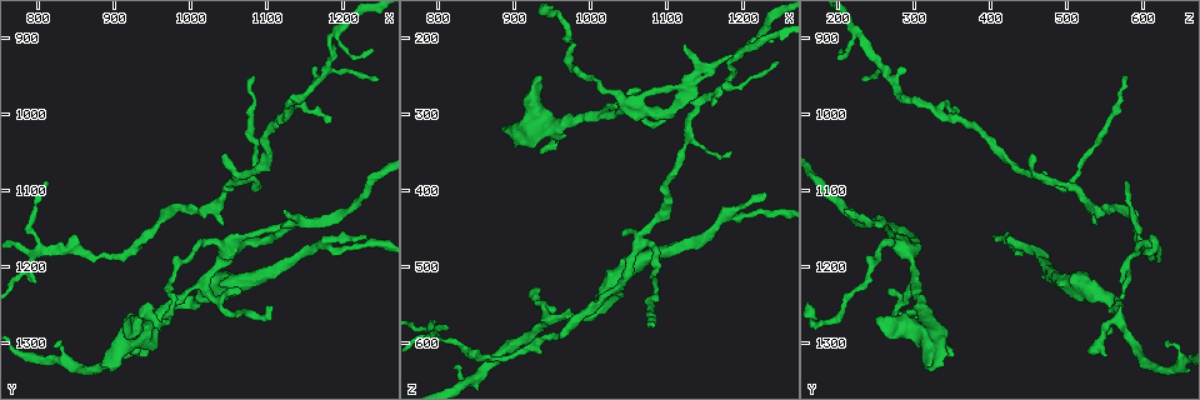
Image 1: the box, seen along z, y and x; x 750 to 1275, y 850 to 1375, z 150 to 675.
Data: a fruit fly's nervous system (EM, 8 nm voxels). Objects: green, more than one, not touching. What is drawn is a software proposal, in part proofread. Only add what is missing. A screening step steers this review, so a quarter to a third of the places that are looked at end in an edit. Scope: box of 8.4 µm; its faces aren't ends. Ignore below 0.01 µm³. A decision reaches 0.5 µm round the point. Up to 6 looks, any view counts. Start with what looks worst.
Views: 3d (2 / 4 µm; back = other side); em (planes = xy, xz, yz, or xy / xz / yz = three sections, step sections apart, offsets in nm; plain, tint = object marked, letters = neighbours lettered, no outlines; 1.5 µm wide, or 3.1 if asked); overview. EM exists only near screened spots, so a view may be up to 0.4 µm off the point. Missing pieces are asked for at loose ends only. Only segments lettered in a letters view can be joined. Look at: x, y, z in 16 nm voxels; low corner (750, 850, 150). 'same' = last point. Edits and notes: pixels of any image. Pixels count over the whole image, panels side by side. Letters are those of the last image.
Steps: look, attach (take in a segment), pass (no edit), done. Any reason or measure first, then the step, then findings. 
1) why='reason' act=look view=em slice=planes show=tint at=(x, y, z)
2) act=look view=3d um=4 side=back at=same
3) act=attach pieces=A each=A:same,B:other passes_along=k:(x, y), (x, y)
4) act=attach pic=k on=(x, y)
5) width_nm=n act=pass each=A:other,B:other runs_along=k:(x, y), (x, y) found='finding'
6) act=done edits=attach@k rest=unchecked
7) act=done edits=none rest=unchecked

why='branch stops here' act=look view=3d um=4 side=back at=(925, 1315, 530)

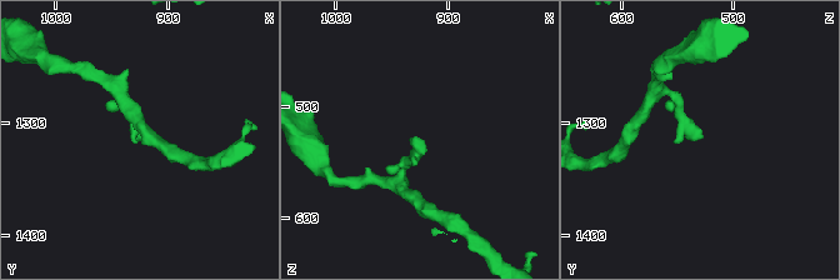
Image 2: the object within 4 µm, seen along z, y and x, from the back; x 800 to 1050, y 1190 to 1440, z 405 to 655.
why='now the EM' act=look view=em slice=planes show=letters at=(924, 1314, 528)

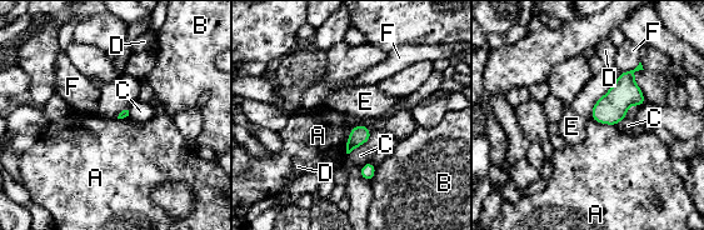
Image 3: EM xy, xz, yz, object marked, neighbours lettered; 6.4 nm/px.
longest_contact=A:220nm act=pass each=A:other,B:other,C:other,D:other,E:other,F:other found='none of them fits'

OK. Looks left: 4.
act=look view=3d um=4 at=(880, 1325, 320)

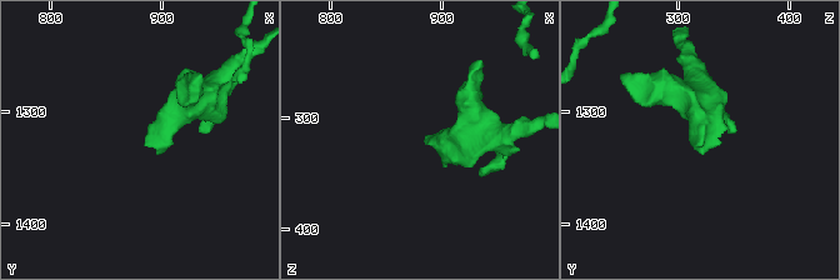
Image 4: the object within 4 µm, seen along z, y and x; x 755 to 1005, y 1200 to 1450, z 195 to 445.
why='now the EM' act=look view=em slice=planes show=letters at=(884, 1328, 324)

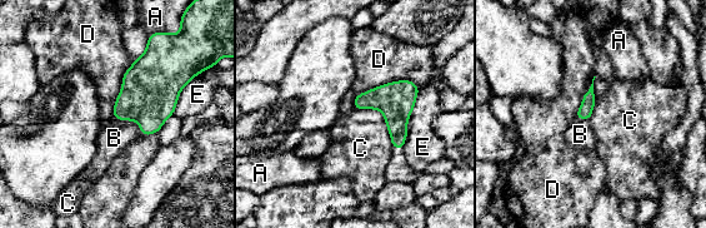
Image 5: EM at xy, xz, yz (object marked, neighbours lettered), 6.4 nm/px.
longest_contact=D:420nm act=attach pieces=B each=A:other,B:same,C:other,D:other,E:other passes_along=5:(150, 89), (140, 127), (114, 138) found='the cell continues'

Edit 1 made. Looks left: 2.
act=done edits=attach@5 rest=unchecked

